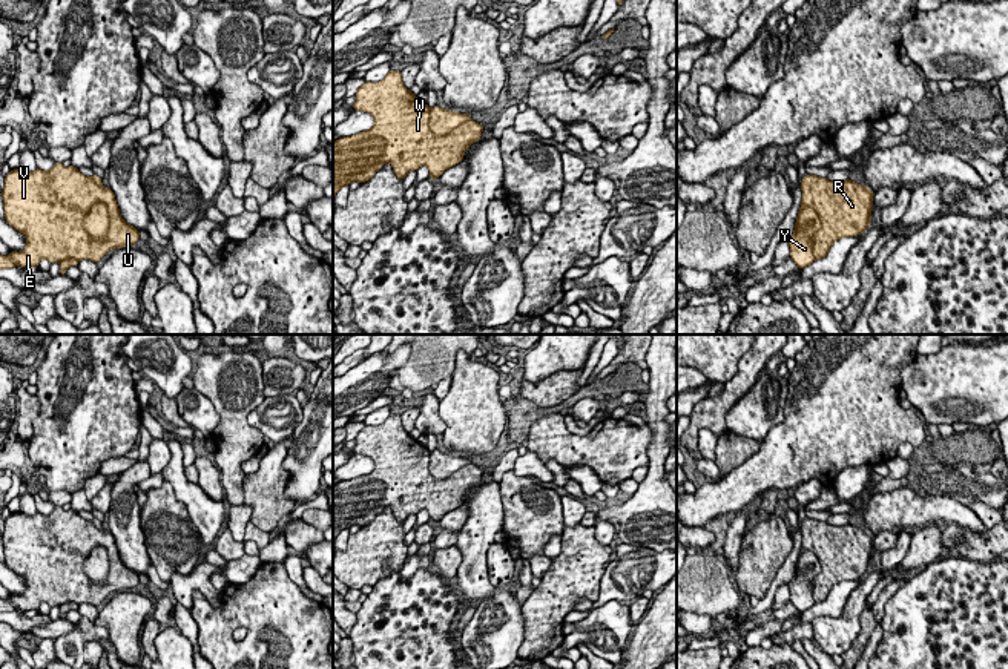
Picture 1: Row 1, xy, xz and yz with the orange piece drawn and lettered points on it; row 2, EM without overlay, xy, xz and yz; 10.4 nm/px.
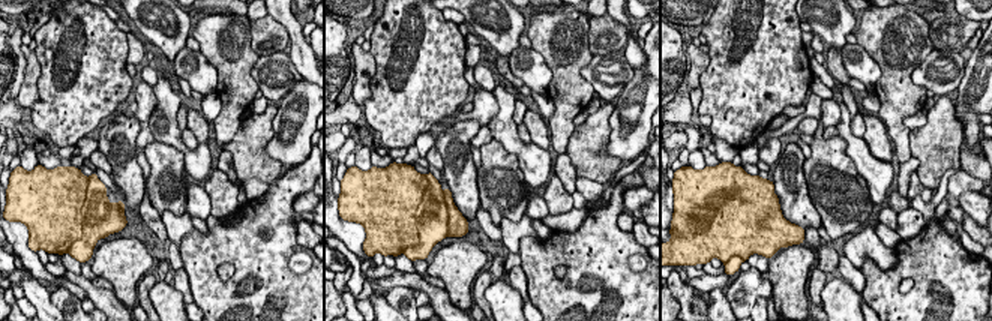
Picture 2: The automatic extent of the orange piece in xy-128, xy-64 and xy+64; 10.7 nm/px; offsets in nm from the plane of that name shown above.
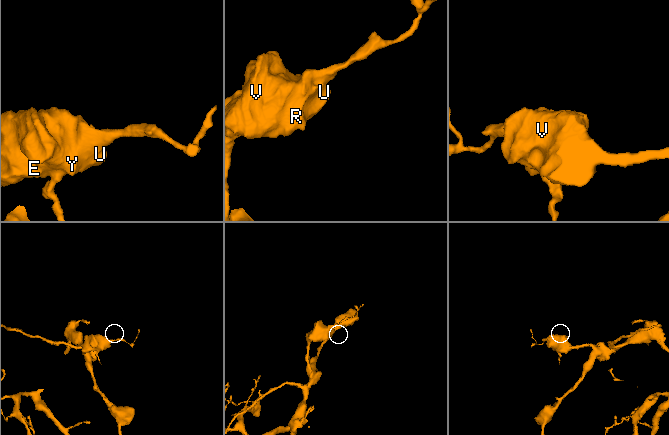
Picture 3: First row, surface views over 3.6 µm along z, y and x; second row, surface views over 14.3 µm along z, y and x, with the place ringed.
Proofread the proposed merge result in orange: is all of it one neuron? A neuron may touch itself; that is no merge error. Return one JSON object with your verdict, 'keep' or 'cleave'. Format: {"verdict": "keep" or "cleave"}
{"verdict": "cleave"}

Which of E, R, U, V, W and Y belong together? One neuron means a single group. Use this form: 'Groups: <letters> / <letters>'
Groups: E R U V W / Y

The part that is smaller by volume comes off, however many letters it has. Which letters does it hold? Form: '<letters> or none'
Y

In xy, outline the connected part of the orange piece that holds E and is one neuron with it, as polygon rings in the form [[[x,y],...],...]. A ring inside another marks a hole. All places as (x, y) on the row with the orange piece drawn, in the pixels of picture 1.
[[[55,163],[51,170],[34,172],[12,169],[5,176],[2,196],[5,219],[25,235],[26,246],[20,252],[11,250],[9,256],[0,255],[0,269],[38,267],[41,259],[51,264],[69,258],[98,262],[110,249],[130,247],[140,239],[140,230],[121,218],[114,192],[97,184],[92,176],[84,176],[74,166],[64,167],[63,163]],[[95,203],[103,203],[109,212],[109,230],[103,241],[92,239],[83,227],[83,219]]]

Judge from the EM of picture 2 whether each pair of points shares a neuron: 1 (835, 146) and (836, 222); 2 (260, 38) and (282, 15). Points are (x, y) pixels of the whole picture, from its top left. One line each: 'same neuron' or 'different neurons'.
1: same neuron
2: different neurons

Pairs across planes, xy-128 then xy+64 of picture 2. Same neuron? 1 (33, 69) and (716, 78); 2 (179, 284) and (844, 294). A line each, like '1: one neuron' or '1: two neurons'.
1: two neurons
2: two neurons

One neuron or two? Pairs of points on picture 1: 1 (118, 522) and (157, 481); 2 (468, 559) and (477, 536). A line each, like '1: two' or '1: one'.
1: two
2: one

